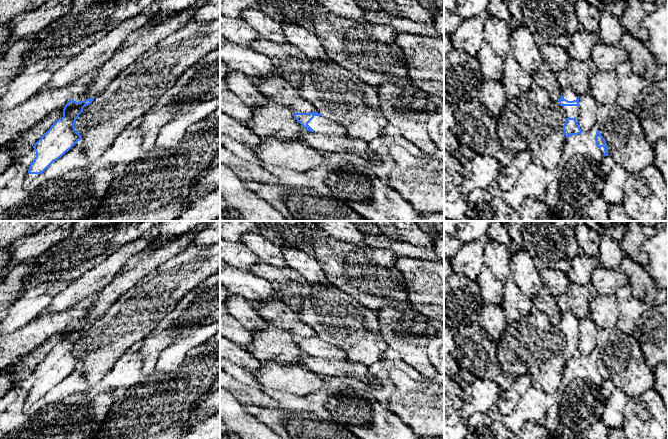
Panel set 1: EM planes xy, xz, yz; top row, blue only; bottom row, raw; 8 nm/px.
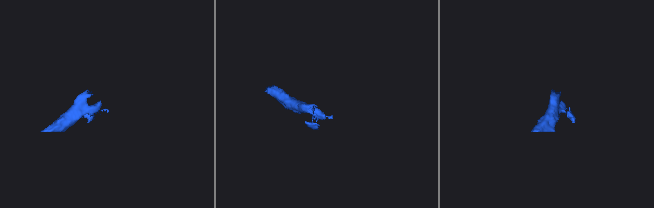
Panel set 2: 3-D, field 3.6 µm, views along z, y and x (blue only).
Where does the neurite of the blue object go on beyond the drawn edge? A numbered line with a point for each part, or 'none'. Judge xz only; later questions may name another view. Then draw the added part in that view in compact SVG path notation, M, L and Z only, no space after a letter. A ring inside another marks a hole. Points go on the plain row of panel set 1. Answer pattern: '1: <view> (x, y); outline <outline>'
1: xz (319, 348); outline M314 340L308 347L315 357L327 358L333 360L346 360L347 354L331 343L322 340Z

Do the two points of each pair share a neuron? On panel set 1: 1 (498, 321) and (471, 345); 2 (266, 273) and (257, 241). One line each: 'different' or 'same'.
1: different
2: different

